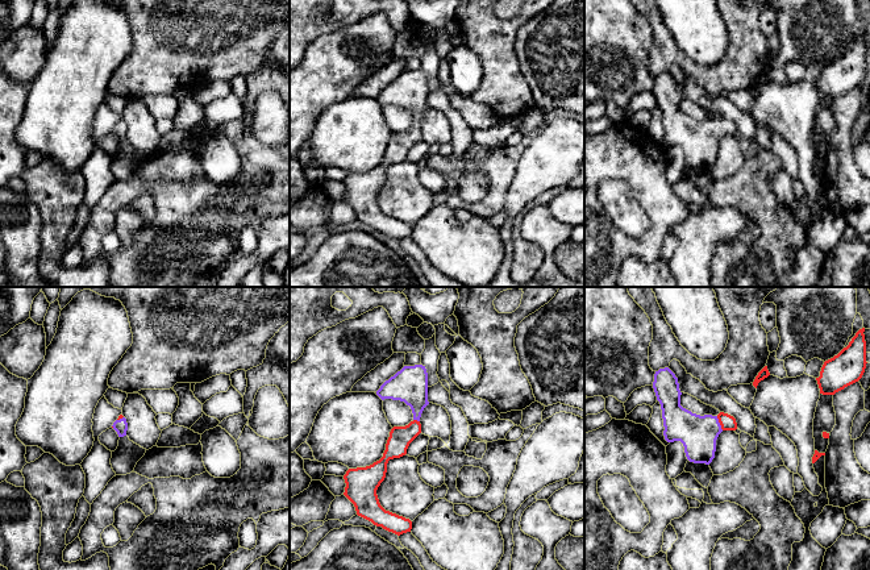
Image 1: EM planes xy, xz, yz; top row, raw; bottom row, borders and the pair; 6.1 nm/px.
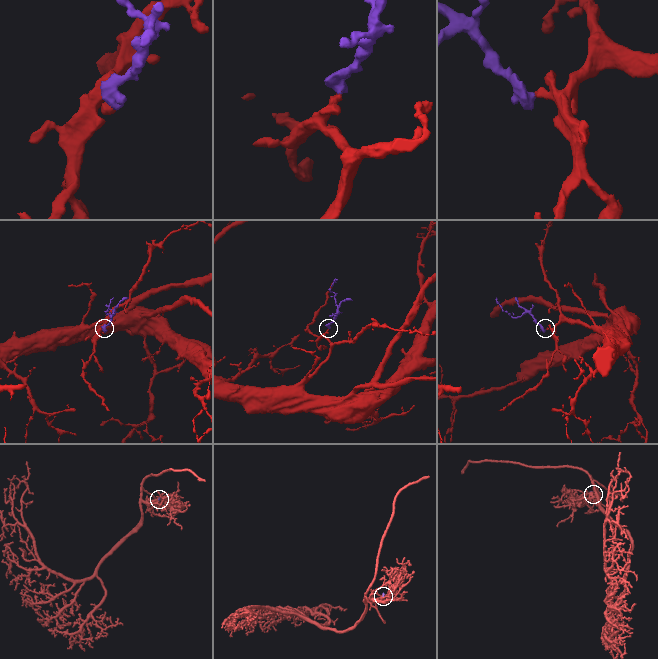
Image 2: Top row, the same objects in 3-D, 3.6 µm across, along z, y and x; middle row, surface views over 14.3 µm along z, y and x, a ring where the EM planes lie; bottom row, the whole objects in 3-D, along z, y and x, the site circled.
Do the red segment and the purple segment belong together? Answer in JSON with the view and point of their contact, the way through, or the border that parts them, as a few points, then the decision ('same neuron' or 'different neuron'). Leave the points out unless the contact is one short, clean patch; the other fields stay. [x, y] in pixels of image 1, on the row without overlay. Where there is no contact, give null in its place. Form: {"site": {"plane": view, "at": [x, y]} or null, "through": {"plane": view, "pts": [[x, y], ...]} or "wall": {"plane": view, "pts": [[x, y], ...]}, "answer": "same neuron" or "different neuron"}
{"site": {"plane": "yz", "at": [719, 127]}, "through": {"plane": "yz", "pts": [[728, 128], [719, 127], [698, 138]]}, "answer": "same neuron"}

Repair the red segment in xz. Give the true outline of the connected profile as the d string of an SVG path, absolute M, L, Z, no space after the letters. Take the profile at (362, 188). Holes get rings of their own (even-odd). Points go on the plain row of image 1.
M404 71L380 91L376 100L382 105L404 107L411 112L413 125L405 132L394 132L391 134L386 155L379 166L366 172L346 176L344 180L346 188L344 200L354 209L358 221L400 241L411 237L412 226L386 216L379 208L376 195L386 183L388 166L405 161L409 149L421 138L420 122L429 109L425 71Z

